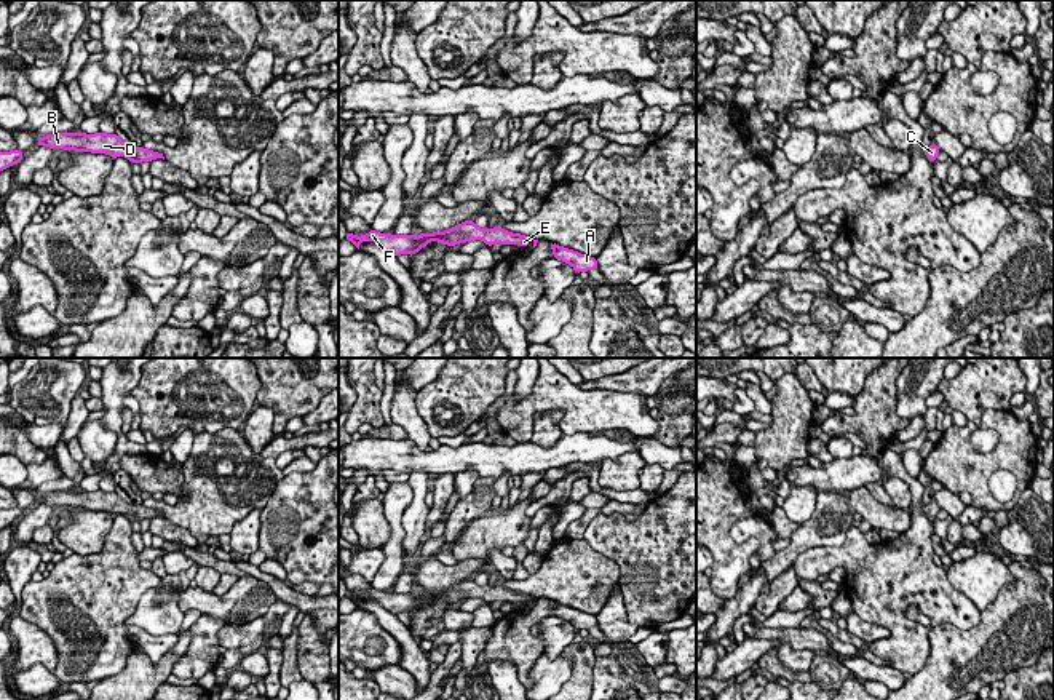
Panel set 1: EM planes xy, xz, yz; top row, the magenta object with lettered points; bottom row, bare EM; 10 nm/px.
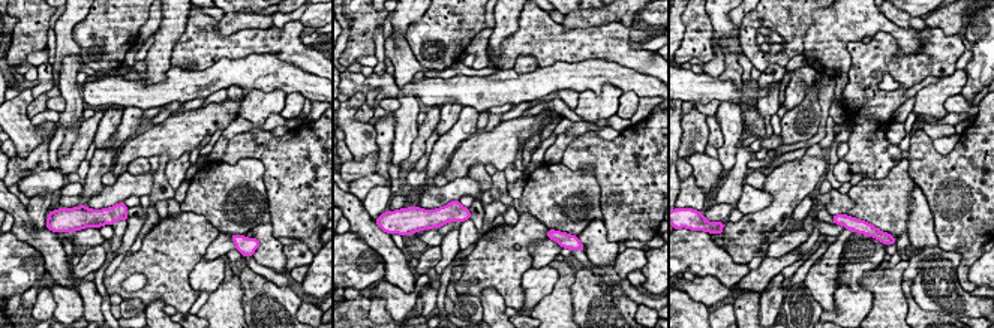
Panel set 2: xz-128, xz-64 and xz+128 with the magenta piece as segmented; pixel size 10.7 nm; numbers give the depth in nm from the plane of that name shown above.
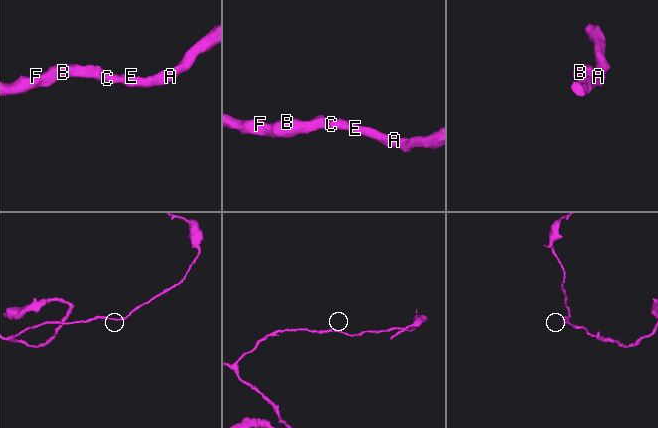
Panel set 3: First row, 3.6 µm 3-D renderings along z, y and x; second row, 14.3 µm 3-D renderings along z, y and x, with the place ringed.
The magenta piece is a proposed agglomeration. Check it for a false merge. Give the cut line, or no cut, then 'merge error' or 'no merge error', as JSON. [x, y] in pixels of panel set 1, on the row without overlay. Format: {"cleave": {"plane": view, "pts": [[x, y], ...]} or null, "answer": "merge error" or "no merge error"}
{"cleave": null, "answer": "no merge error"}

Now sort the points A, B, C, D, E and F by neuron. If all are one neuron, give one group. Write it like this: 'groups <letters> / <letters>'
groups A B C D E F

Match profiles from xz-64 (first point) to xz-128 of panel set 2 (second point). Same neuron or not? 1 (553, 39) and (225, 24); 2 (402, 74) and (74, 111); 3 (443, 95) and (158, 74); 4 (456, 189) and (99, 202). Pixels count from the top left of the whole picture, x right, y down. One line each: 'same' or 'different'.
1: different
2: same
3: different
4: same

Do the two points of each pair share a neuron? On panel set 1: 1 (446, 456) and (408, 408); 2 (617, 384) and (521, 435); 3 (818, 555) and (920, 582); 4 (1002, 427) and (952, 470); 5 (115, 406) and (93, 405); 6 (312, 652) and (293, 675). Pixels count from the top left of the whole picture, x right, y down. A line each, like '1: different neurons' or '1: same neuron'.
1: different neurons
2: different neurons
3: same neuron
4: same neuron
5: different neurons
6: different neurons

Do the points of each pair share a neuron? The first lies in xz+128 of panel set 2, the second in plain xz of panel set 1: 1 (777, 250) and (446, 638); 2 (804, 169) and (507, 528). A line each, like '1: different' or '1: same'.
1: different
2: same

